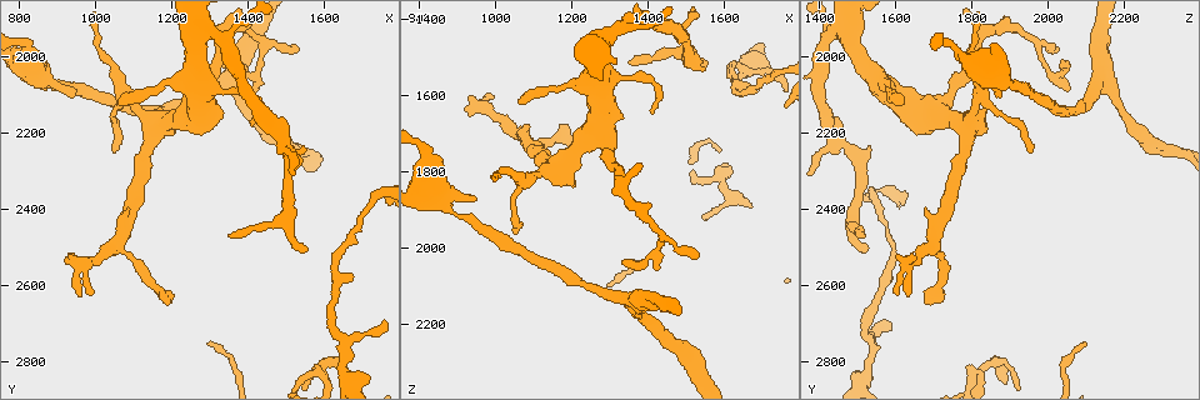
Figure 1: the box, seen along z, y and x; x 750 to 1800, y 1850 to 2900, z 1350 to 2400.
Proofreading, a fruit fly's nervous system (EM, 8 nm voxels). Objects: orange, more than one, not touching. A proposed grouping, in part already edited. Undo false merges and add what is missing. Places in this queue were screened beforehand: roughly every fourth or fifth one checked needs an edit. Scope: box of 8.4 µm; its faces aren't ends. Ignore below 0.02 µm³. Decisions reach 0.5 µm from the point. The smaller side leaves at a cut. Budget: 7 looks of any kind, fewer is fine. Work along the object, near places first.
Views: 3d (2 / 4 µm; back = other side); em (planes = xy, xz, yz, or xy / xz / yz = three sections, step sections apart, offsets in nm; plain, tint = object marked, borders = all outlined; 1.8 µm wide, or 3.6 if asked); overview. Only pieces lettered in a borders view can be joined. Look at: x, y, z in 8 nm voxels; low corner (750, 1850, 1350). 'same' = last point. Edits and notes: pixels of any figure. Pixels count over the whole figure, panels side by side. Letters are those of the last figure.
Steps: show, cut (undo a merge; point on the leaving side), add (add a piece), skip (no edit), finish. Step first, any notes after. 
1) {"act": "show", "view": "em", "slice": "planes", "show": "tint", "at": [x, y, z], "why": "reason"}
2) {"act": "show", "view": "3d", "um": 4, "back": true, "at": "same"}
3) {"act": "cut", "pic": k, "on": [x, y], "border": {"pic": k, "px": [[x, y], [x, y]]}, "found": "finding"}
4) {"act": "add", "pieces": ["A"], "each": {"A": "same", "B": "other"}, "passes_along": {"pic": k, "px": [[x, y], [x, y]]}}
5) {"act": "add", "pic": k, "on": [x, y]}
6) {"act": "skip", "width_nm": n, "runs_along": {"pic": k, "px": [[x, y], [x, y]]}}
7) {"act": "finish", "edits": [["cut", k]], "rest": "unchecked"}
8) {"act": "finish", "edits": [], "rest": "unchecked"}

{"act": "show", "view": "3d", "um": 2, "at": [1555, 2515, 1515], "why": "an open end"}

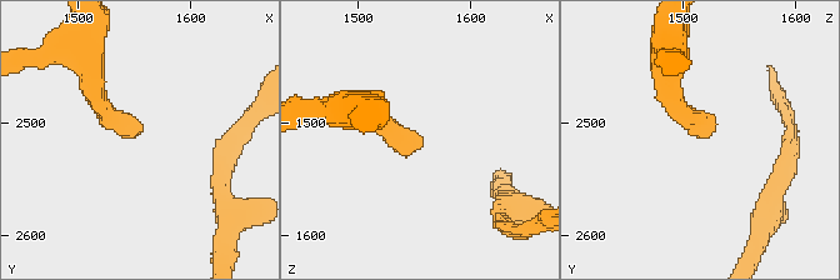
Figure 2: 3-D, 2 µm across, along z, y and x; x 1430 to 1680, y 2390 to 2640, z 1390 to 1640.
{"act": "show", "view": "em", "slice": "xz", "step": 16, "show": "borders", "at": [1556, 2504, 1522]}

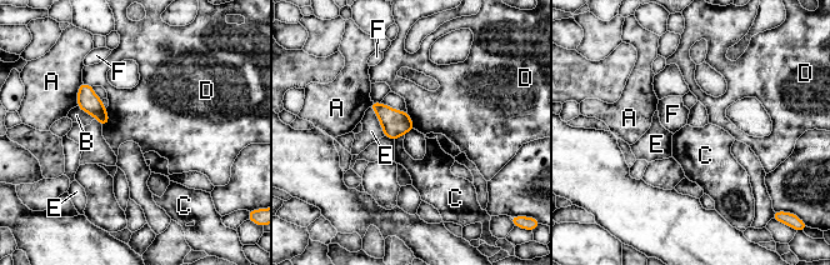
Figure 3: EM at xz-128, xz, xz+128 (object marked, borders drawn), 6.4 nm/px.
{"act": "skip", "each": {"A": "other", "B": "other", "C": "other", "D": "other", "E": "other", "F": "other"}, "border": {"pic": 3, "px": [[105, 108], [109, 120], [103, 126]]}, "found": "none of them fits"}

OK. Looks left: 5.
{"act": "show", "view": "em", "slice": "yz", "step": 8, "show": "borders", "at": [1190, 2650, 1690], "why": "branch stops here"}

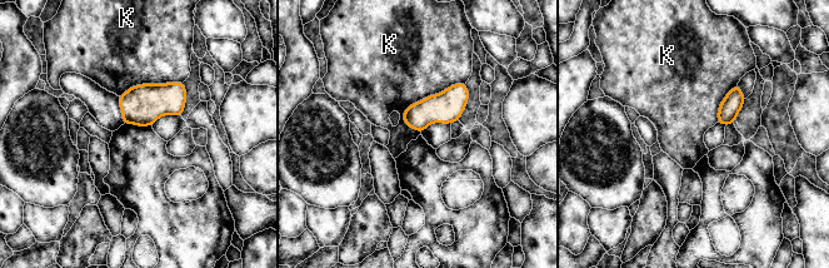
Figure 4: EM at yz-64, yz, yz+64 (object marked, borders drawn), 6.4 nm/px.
{"act": "skip", "each": {"K": "other"}, "border": {"pic": 4, "px": [[465, 82], [411, 103], [401, 119]]}, "found": "none of them fits"}

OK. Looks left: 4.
{"act": "show", "view": "em", "slice": "xy", "step": 16, "show": "tint", "at": [950, 2085, 1880], "why": "an open end"}

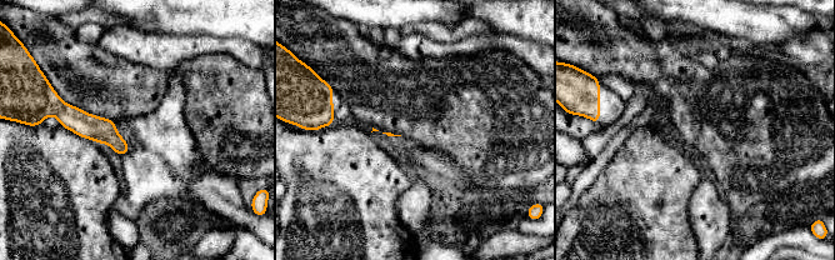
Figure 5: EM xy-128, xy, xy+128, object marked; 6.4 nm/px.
{"act": "show", "view": "em", "slice": "xy", "step": 16, "show": "borders", "at": "same", "why": "see the neighbours"}

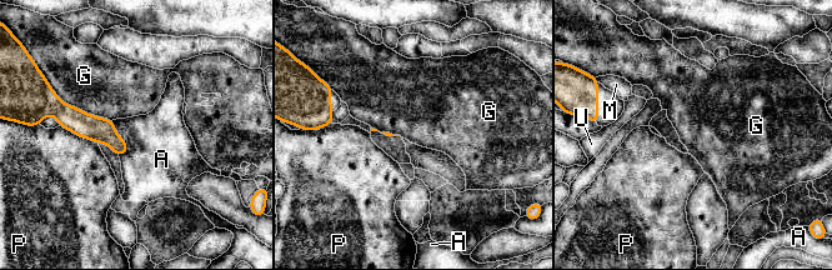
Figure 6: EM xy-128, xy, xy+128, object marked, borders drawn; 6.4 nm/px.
{"act": "skip", "each": {"A": "other", "G": "other", "M": "other", "P": "other", "U": "other"}, "border": {"pic": 6, "px": [[56, 95], [88, 113], [111, 120]]}, "found": "none of them fits"}

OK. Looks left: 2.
{"act": "finish", "edits": [], "rest": "unchecked"}

